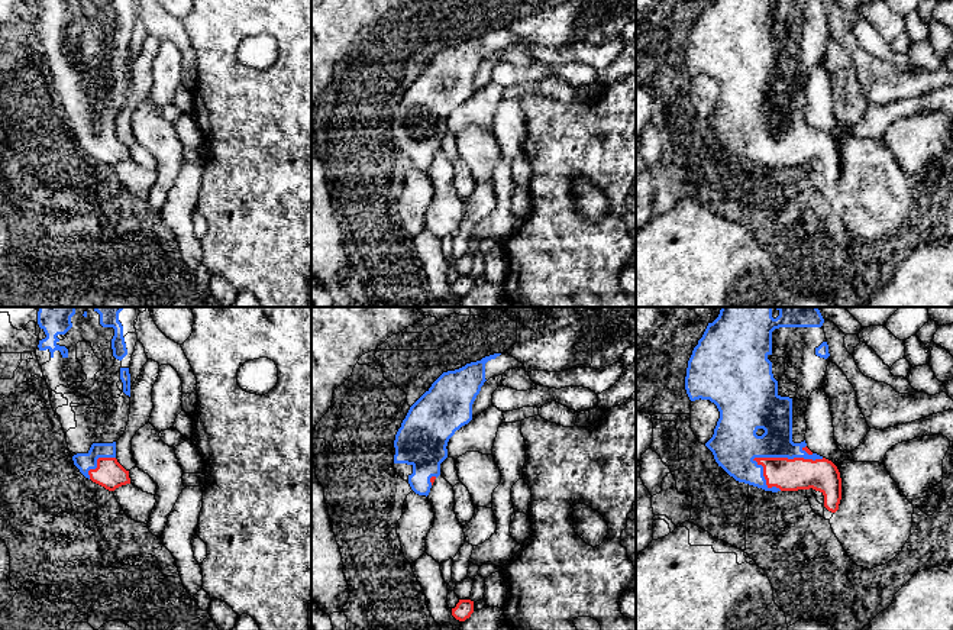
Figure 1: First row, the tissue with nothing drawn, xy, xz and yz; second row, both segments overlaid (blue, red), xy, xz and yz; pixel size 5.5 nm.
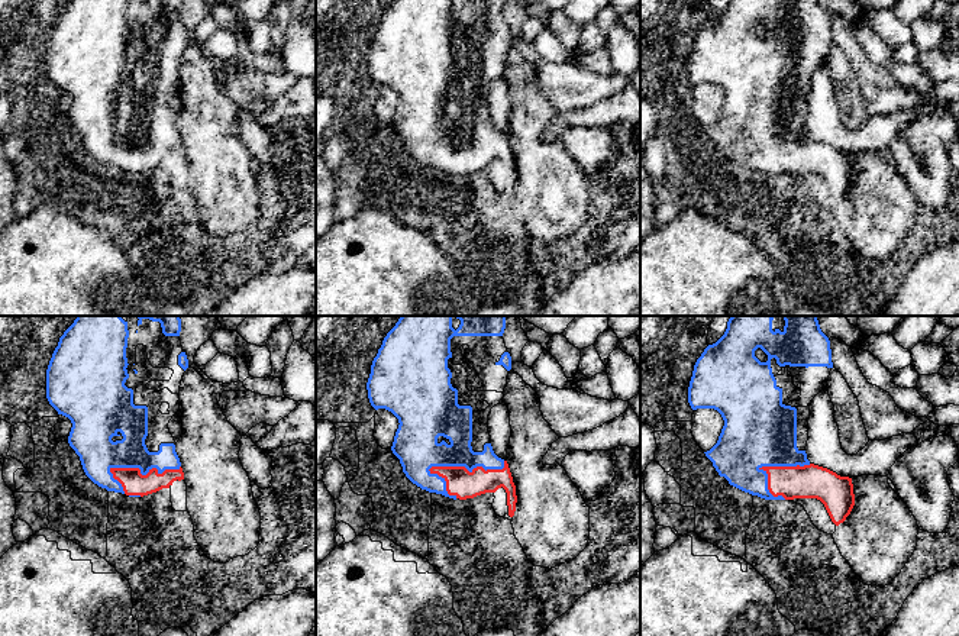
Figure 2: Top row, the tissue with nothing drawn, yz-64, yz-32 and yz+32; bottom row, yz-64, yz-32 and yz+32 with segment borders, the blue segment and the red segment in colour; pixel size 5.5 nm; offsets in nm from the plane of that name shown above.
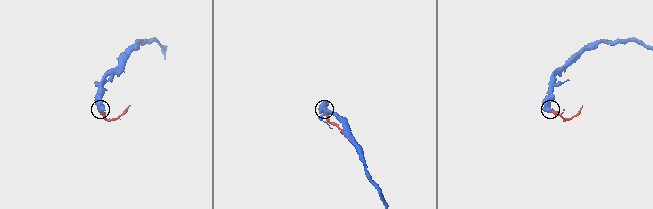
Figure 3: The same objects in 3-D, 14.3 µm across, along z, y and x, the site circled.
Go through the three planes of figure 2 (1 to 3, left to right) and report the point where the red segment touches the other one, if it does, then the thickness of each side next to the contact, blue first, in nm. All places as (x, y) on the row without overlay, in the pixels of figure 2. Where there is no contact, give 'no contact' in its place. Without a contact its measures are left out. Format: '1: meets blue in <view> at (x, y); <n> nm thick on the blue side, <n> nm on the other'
1: meets blue in yz-64 at (144, 149); 180 nm thick on the blue side, 140 nm on the other
2: meets blue in yz-32 at (468, 145); 170 nm thick on the blue side, 160 nm on the other
3: meets blue in yz+32 at (784, 141); 400 nm thick on the blue side, 190 nm on the other

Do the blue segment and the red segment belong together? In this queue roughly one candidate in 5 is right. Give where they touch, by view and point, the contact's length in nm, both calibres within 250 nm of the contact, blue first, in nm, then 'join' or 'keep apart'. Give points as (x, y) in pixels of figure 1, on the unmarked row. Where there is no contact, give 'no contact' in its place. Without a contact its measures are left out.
contact yz (787, 132); length 400 nm; calibres 200 and 180 nm; join

